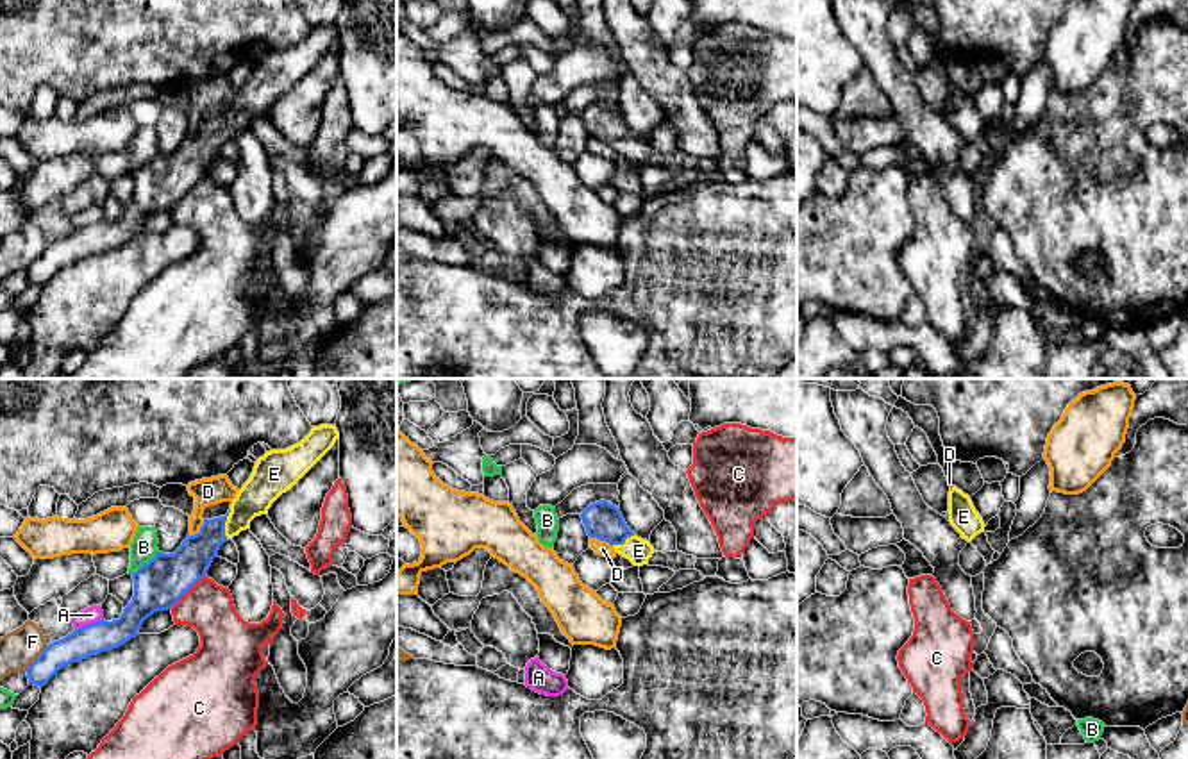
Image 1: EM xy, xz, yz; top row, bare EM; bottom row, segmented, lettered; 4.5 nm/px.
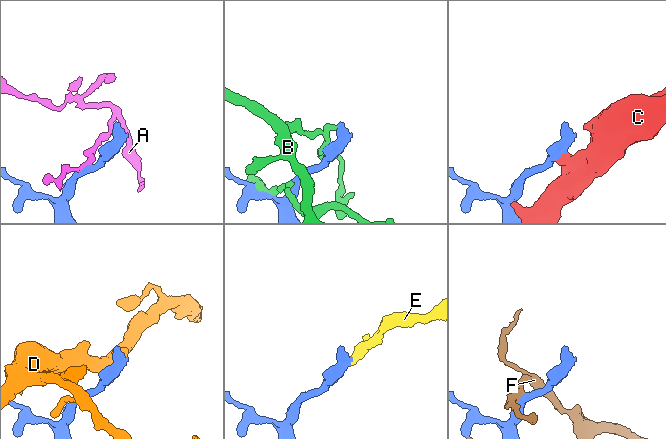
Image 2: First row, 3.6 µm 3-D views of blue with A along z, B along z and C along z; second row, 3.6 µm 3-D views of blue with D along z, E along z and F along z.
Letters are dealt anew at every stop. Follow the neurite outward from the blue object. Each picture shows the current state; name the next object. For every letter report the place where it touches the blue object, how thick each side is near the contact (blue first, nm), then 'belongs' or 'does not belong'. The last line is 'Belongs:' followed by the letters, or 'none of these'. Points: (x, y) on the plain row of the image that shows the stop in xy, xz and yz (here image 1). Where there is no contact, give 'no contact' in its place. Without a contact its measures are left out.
A: contact xy (88, 225); calibres 140 and 80 nm; does not belong
B: contact xy (147, 163); calibres 220 and 120 nm; does not belong
C: contact xy (188, 190); calibres 220 and 220 nm; does not belong
D: contact xy (200, 131); calibres 200 and 130 nm; does not belong
E: contact xy (224, 125); calibres 170 and 160 nm; belongs
F: contact xy (38, 258); calibres 140 and 170 nm; does not belong
Belongs: E

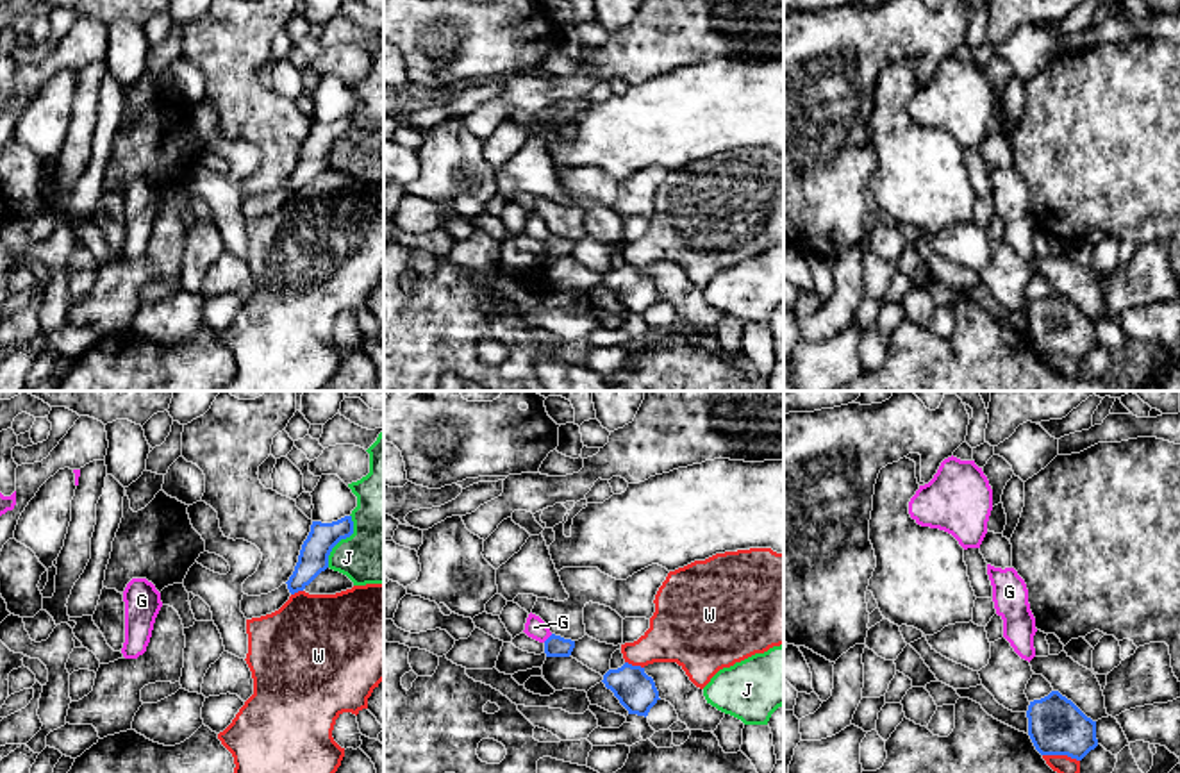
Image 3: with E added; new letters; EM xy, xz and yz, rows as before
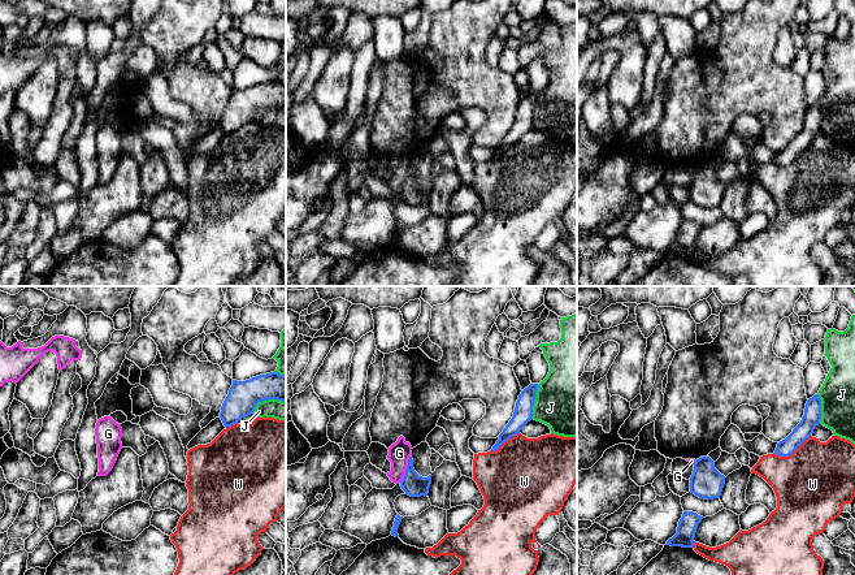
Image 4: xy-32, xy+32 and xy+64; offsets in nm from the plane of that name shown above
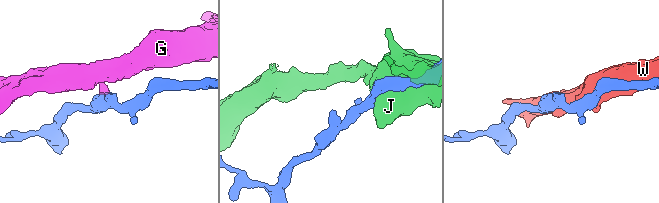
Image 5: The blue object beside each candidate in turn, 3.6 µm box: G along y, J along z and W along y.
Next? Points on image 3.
G: contact xz (548, 238); calibres 100 and 90 nm; does not belong
J: contact xy (341, 138); calibres 140 and 300 nm; does not belong
W: contact yz (1061, 354); calibres 260 and 90 nm; does not belong
Belongs: none of these

